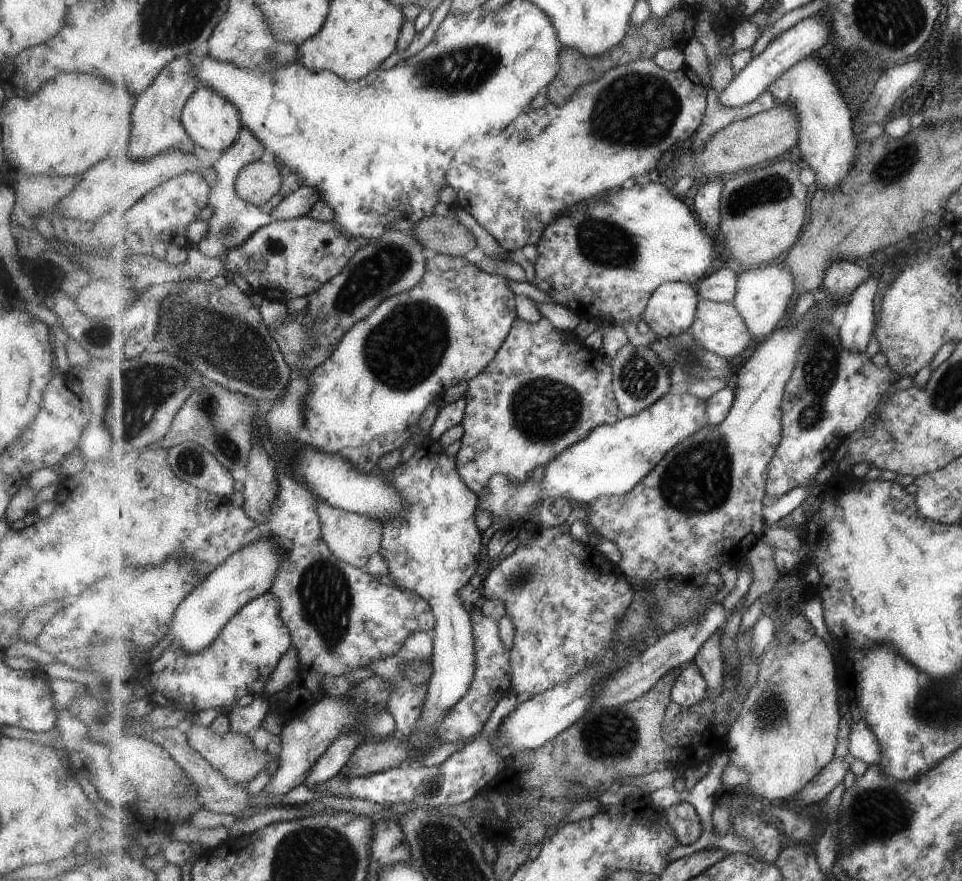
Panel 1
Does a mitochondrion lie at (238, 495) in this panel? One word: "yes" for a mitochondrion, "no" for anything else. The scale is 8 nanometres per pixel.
no

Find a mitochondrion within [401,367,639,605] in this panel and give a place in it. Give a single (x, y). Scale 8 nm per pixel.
(545, 411)

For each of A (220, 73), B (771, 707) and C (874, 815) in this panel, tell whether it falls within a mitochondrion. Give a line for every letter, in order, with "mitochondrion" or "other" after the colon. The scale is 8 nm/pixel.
A: other
B: mitochondrion
C: mitochondrion

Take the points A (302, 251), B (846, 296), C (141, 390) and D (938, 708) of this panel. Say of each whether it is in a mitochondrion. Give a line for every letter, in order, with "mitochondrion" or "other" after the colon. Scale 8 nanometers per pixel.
A: other
B: other
C: mitochondrion
D: mitochondrion

